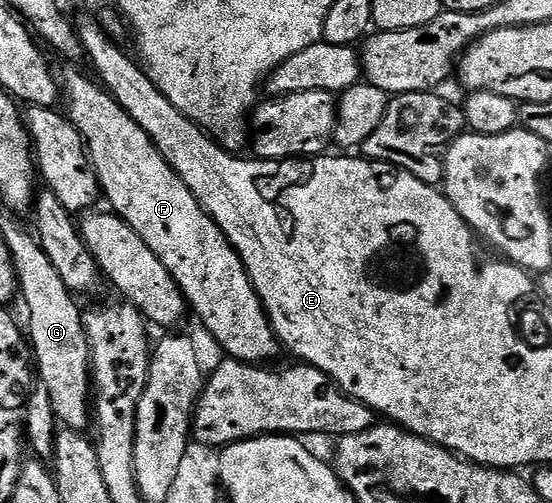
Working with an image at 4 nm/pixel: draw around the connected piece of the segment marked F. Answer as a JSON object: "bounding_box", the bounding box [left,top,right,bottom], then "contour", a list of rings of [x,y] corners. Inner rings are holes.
{"bounding_box":[60,68,280,363],"contour":[[[77,68],[67,69],[70,70],[67,71],[66,78],[63,76],[60,81],[64,90],[64,105],[66,101],[65,108],[68,110],[70,122],[80,131],[90,163],[98,176],[101,196],[110,204],[107,206],[123,217],[132,227],[132,231],[136,231],[136,235],[140,235],[140,239],[144,239],[144,243],[148,243],[148,247],[156,251],[156,259],[160,259],[160,263],[164,263],[164,267],[168,267],[168,271],[176,279],[193,316],[195,313],[199,317],[200,325],[216,337],[227,358],[251,363],[273,362],[273,357],[280,350],[278,336],[270,326],[270,316],[258,298],[254,284],[250,282],[240,255],[230,245],[224,231],[220,231],[218,224],[202,210],[196,195],[192,195],[192,191],[184,187],[184,179],[180,179],[180,175],[172,171],[144,127],[140,127],[140,123],[136,123],[136,119],[132,119],[128,111],[124,111],[124,107],[120,107],[120,103],[116,103],[112,94],[107,93],[97,80],[89,76],[81,77],[74,70]]]}

